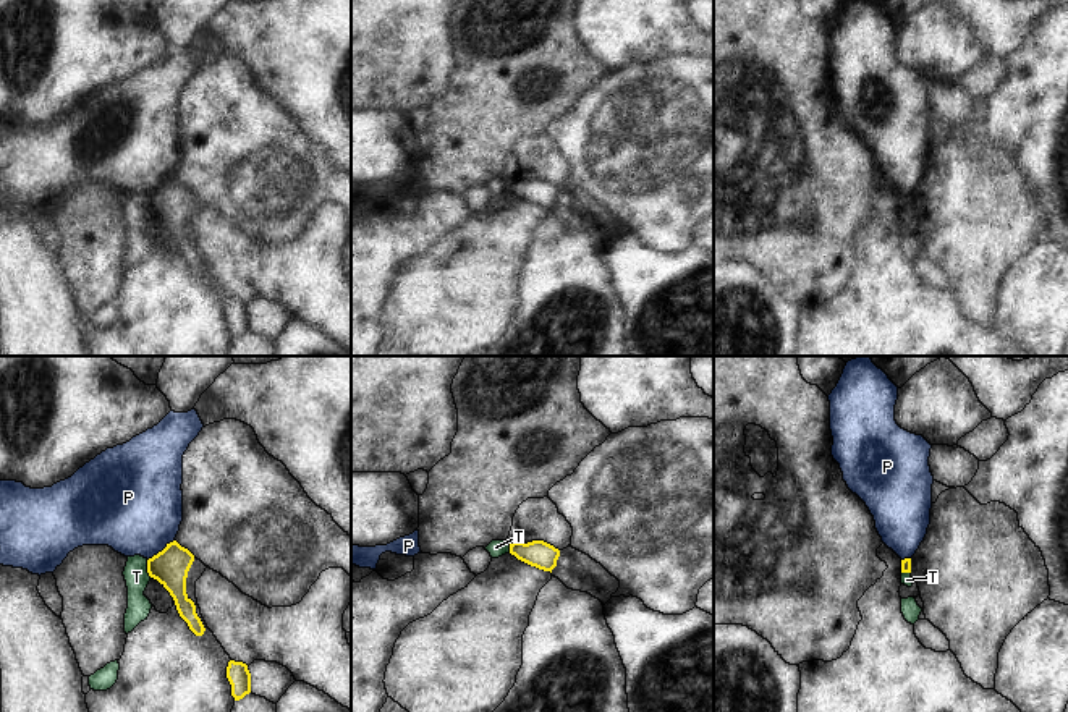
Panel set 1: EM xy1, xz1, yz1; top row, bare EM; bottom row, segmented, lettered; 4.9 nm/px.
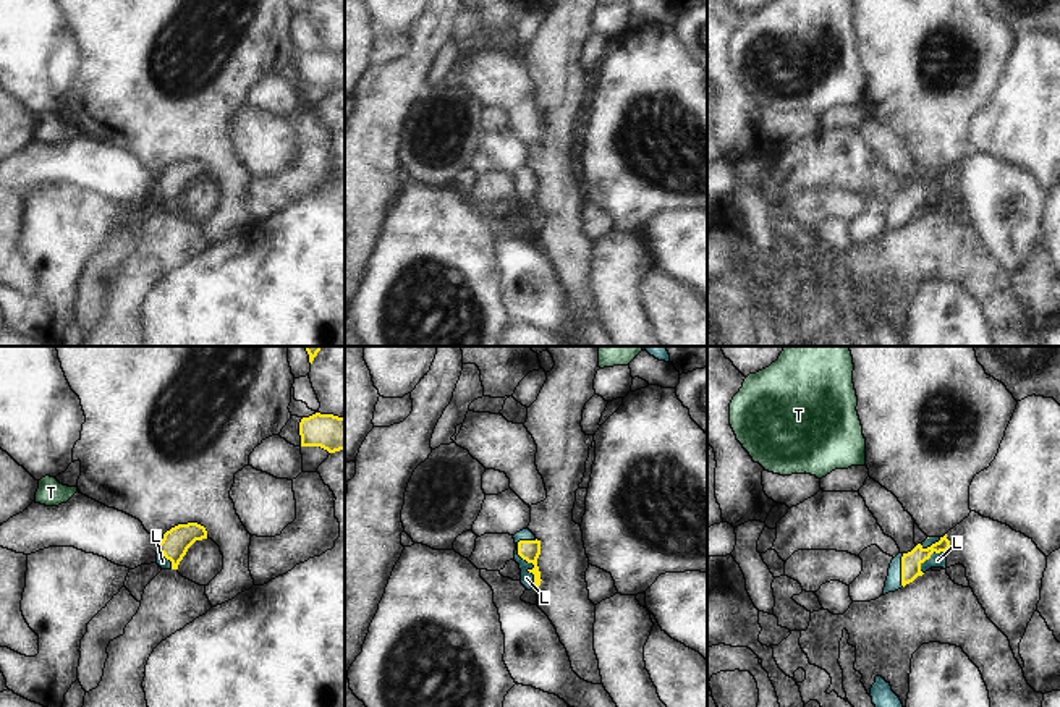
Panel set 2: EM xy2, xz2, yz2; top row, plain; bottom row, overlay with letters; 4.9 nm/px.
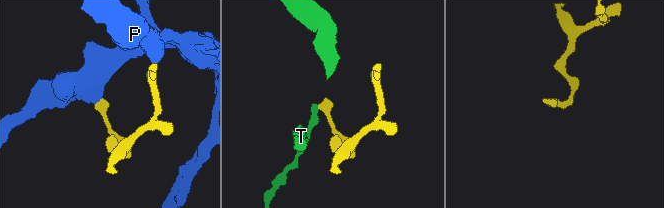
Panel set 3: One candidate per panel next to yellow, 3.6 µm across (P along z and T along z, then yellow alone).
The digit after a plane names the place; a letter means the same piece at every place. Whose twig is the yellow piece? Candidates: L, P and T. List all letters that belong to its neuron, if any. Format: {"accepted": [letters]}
{"accepted": ["L"]}

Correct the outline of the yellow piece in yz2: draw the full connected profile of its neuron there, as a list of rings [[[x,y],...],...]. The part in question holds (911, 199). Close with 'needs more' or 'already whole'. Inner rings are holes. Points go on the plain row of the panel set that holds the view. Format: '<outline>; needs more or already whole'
[[[945,171],[943,175],[926,176],[908,191],[898,191],[890,201],[884,233],[905,225],[931,205],[945,207],[948,186],[950,178]]]; needs more

